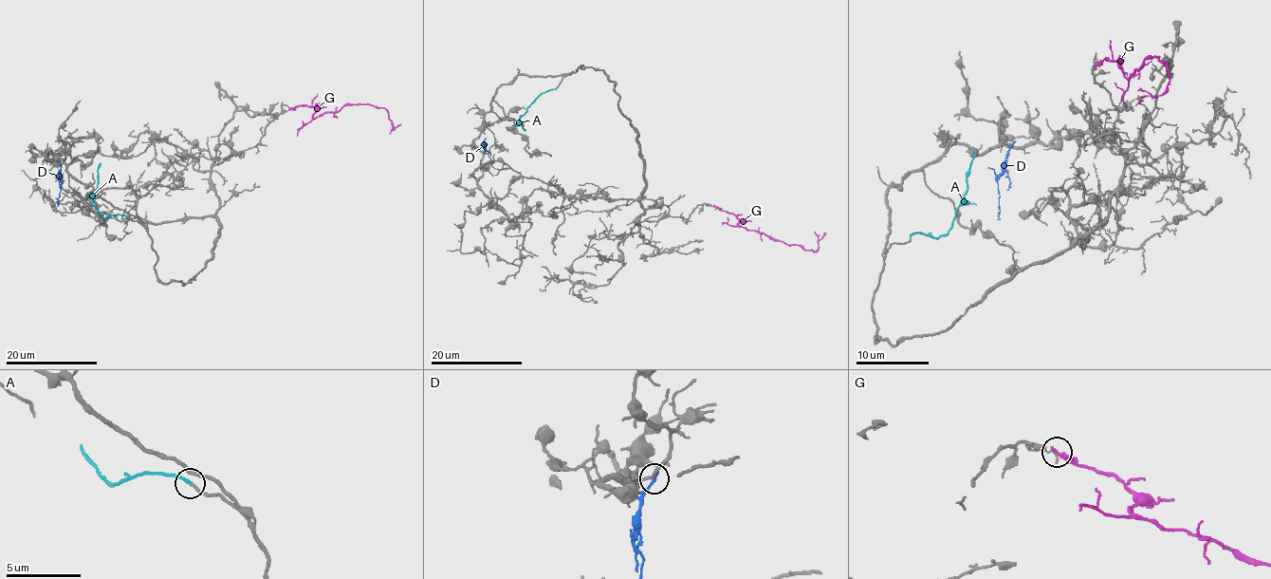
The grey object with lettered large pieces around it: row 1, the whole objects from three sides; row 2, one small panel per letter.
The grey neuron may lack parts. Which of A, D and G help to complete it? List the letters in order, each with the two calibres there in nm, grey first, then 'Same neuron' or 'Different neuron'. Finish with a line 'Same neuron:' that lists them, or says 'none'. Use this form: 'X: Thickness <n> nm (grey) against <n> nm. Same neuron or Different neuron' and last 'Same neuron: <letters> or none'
A: Thickness 170 nm (grey) against 200 nm. Same neuron
D: Thickness 180 nm (grey) against 220 nm. Different neuron
G: Thickness 150 nm (grey) against 360 nm. Different neuron
Same neuron: A

